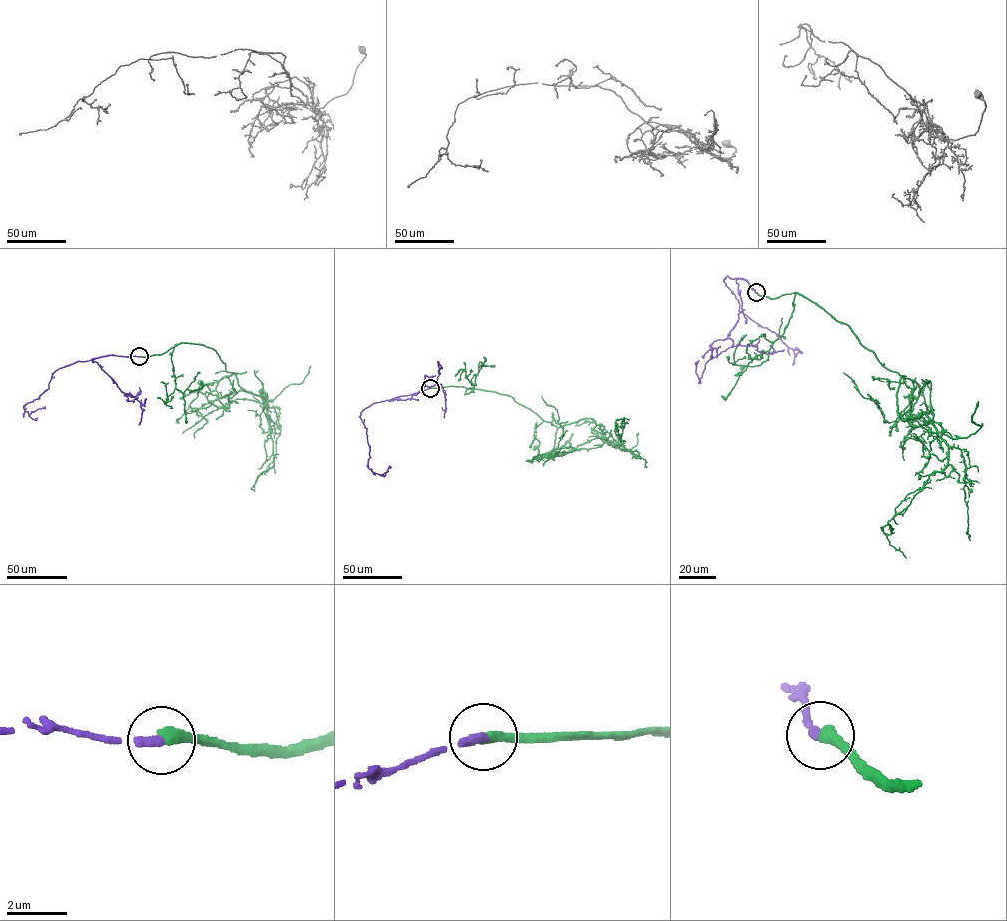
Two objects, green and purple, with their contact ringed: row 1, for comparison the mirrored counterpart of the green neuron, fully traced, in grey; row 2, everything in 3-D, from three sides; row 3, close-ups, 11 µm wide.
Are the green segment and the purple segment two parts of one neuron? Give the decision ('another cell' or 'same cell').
same cell

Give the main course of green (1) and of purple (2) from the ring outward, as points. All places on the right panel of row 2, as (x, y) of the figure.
1: (756, 292), (796, 293), (845, 323), (900, 375), (899, 414), (947, 444), (947, 466), (882, 527), (906, 558)
2: (756, 292), (741, 278), (723, 279), (739, 311), (774, 332), (796, 354), (801, 352), (797, 348)

